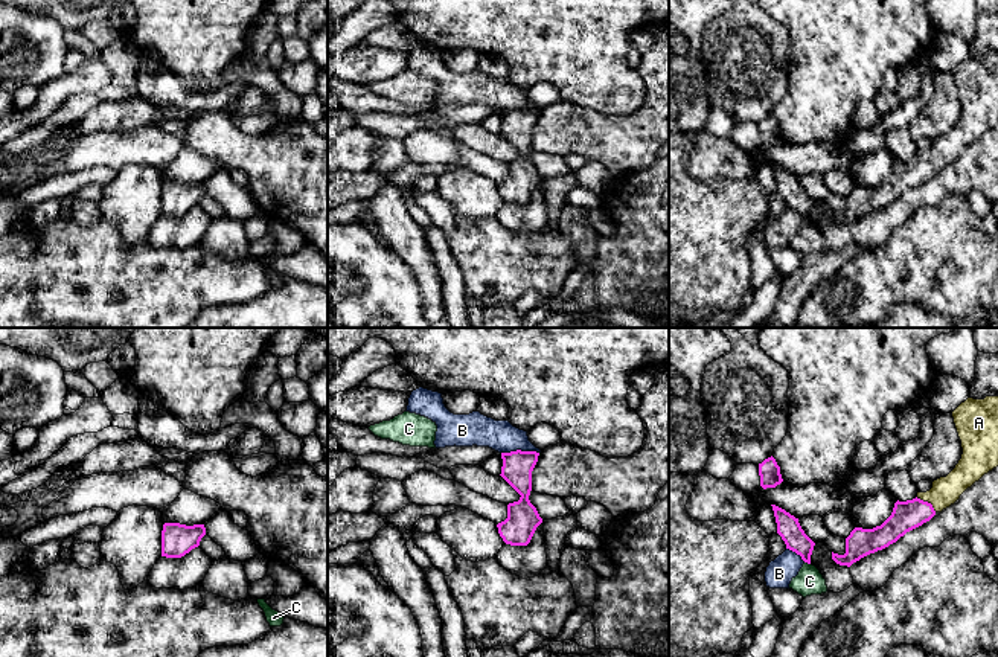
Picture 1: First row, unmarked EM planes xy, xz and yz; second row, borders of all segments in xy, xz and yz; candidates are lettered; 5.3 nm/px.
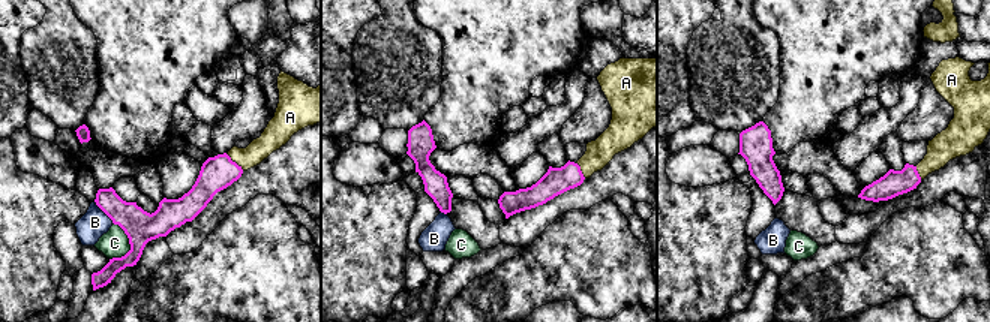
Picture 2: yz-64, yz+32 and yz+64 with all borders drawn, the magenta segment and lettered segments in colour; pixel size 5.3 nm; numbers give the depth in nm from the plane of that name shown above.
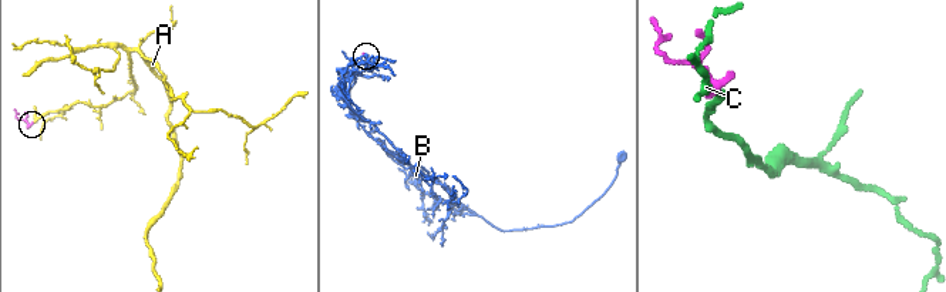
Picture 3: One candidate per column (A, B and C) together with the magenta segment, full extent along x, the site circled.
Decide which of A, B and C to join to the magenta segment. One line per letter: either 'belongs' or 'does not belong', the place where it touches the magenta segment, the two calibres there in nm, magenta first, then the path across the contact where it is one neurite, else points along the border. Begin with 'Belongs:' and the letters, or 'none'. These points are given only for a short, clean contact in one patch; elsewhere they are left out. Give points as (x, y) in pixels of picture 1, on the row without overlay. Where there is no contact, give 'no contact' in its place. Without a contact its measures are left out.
Belongs: A
A: belongs; contact yz (927, 160); calibres 160 and 150 nm; way yz (907, 174), (916, 171), (927, 160), (936, 159), (945, 150)
B: does not belong; contact xz (520, 108); calibres 160 and 160 nm; border xz (538, 110), (511, 108), (502, 112)
C: does not belong; contact yz (808, 221); calibres 120 and 140 nm; border yz (805, 220), (809, 223)

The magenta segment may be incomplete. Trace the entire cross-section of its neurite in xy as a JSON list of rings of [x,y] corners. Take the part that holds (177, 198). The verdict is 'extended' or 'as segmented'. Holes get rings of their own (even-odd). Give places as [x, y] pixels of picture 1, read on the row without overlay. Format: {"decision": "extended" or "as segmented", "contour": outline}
{"decision": "as segmented", "contour": [[[165,181],[162,189],[162,215],[181,216],[198,206],[204,194],[204,183],[186,184],[180,181]]]}

